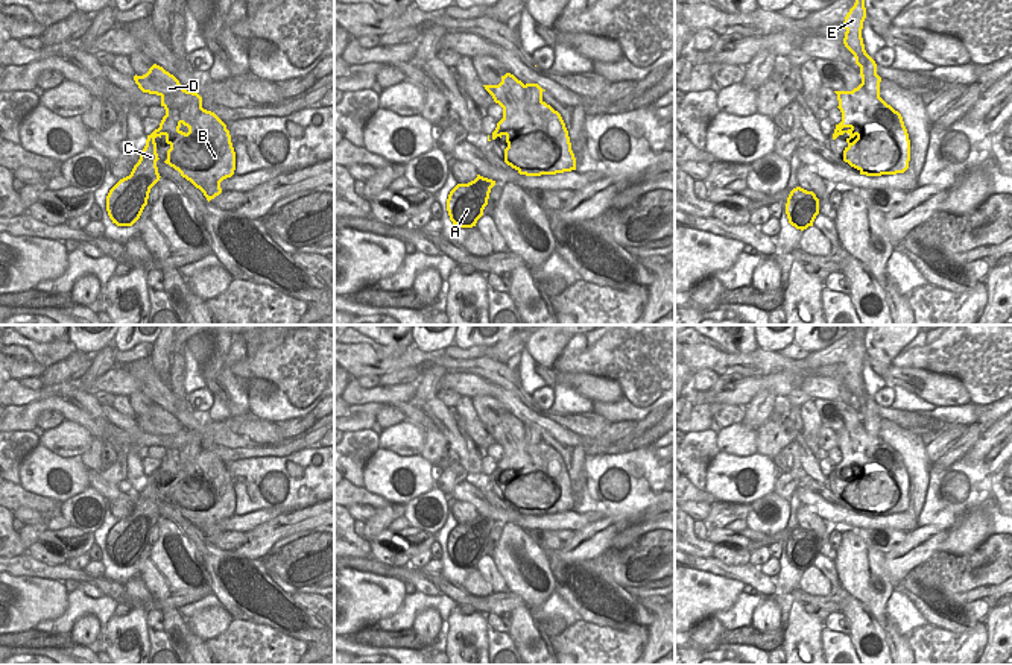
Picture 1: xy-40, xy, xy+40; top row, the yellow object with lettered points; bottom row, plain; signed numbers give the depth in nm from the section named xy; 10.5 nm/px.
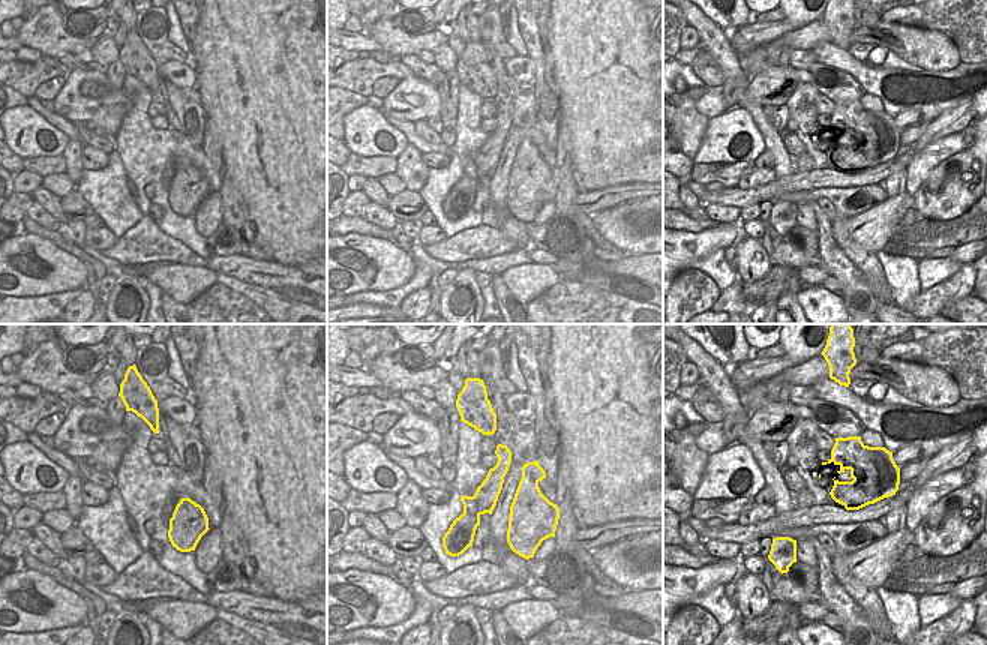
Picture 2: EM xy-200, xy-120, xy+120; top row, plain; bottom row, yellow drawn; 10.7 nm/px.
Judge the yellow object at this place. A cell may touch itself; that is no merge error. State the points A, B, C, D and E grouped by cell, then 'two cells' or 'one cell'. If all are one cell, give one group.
A B C D / E | two cells

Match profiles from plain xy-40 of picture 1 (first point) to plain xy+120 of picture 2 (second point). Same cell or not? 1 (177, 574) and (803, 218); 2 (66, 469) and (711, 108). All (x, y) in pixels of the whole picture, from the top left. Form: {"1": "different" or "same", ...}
{"1": "different", "2": "different"}

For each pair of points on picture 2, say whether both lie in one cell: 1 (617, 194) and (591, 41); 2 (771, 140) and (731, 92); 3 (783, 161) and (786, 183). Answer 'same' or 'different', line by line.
1: different
2: different
3: different

